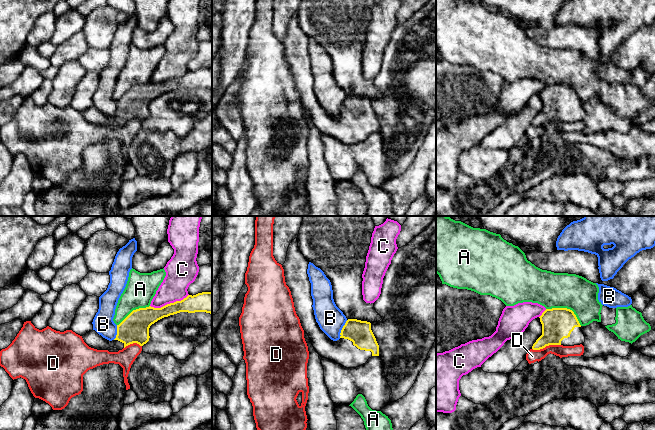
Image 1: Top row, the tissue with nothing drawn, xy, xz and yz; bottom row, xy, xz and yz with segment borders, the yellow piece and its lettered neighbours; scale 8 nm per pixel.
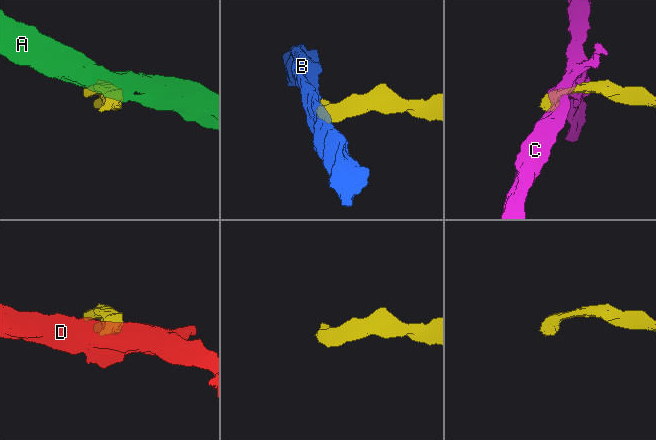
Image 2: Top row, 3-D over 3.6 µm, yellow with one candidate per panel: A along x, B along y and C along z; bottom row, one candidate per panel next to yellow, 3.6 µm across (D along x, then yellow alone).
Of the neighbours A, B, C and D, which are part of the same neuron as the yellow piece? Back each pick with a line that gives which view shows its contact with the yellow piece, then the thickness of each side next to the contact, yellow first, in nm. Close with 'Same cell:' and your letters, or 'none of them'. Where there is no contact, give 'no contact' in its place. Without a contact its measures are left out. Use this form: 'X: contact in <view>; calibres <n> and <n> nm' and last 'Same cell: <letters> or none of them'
Same cell: none of them

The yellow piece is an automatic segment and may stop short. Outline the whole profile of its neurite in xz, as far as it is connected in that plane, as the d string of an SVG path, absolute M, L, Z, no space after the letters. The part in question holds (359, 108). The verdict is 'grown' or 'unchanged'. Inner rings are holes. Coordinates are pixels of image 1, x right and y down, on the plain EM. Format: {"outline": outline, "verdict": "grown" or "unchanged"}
{"outline": "M295 14L288 23L286 37L282 43L296 90L315 127L322 134L335 137L346 144L359 143L372 132L379 132L379 121L371 106L370 98L348 95L337 117L331 116L320 105L312 83L311 59L307 50L308 40L309 37L301 29Z", "verdict": "grown"}

